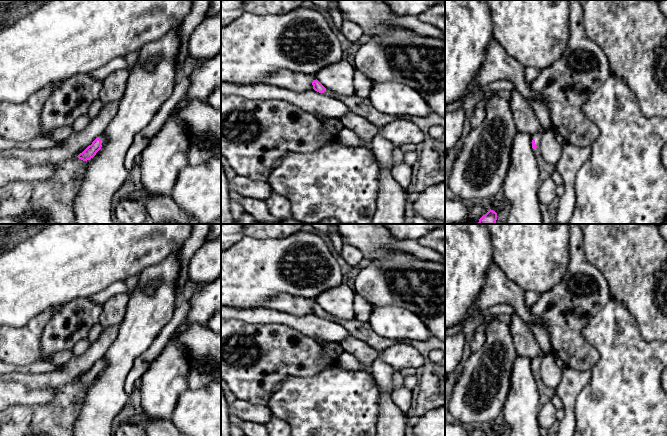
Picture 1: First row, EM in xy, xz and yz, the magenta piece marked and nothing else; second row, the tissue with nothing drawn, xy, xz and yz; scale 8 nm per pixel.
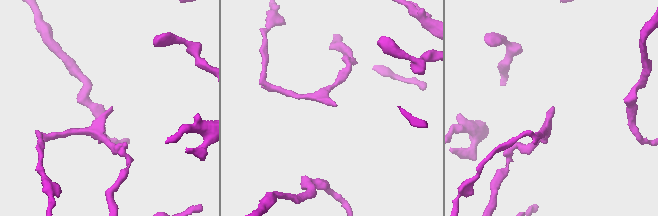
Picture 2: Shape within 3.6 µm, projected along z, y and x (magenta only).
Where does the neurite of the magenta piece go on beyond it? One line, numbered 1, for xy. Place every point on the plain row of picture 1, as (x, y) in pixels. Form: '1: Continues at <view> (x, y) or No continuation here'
1: Continues at xy (103, 362)

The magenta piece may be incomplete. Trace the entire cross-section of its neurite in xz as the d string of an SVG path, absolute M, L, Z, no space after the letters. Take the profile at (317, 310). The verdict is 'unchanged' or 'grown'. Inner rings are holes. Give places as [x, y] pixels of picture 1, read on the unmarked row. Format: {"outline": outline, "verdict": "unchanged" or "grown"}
{"outline": "M317 303L312 306L313 313L319 317L323 317L329 321L338 320L337 317L330 313L326 313Z", "verdict": "grown"}

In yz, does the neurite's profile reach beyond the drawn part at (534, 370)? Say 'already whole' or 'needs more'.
needs more

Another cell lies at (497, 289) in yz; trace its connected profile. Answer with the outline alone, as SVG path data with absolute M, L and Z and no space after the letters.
M491 262L483 288L472 306L471 312L500 304L511 305L516 314L526 323L543 325L541 319L532 315L531 307L525 301L525 291L510 280L495 263Z

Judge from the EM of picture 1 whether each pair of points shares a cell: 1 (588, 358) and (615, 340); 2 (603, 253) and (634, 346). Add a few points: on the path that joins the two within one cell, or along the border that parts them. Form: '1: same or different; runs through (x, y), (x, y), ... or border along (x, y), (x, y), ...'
1: different; border along (582, 334), (599, 354), (599, 360), (590, 370)
2: different; border along (611, 295), (625, 306), (634, 319)

